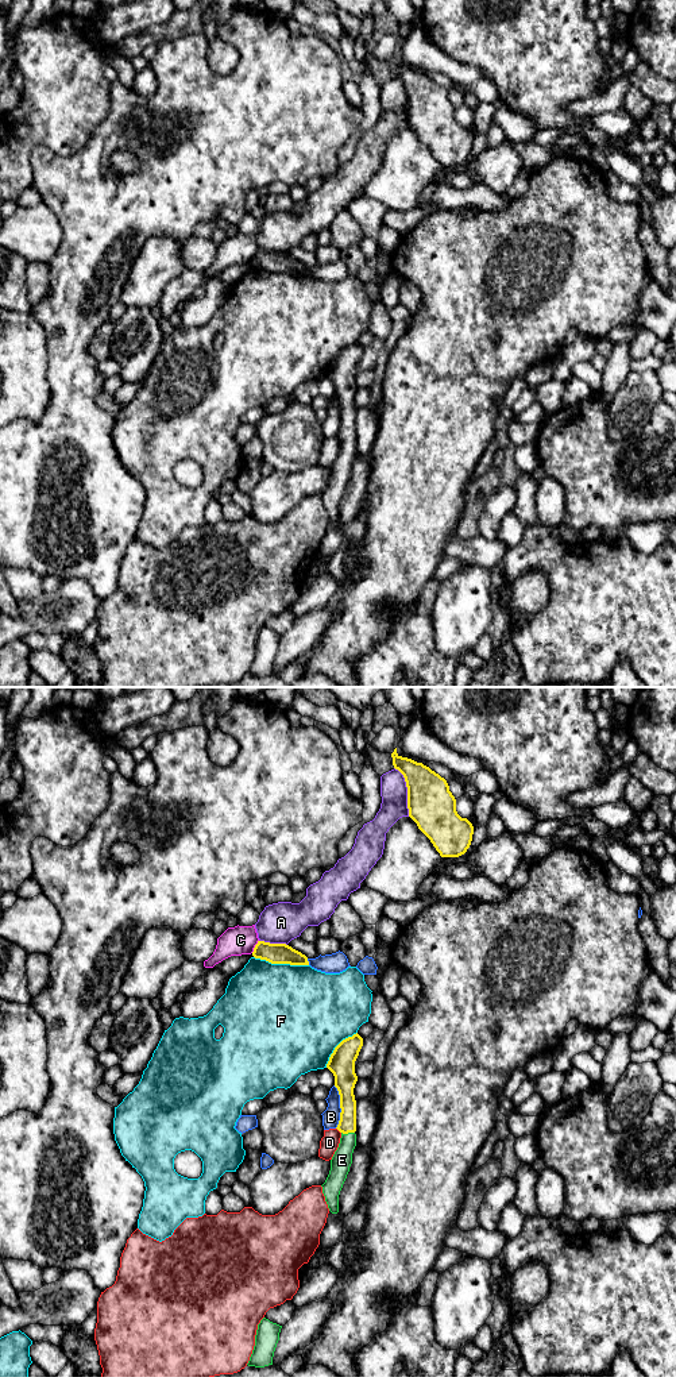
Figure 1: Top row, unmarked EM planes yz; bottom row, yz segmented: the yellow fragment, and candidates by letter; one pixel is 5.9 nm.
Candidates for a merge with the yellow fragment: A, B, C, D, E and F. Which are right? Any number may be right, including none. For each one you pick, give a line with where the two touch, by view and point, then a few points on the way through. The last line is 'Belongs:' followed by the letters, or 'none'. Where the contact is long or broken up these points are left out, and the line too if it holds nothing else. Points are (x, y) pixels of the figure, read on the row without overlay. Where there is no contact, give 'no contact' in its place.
E: yz (348, 440) | across yz (347, 432), (348, 440), (348, 450), (342, 469)
Belongs: E

